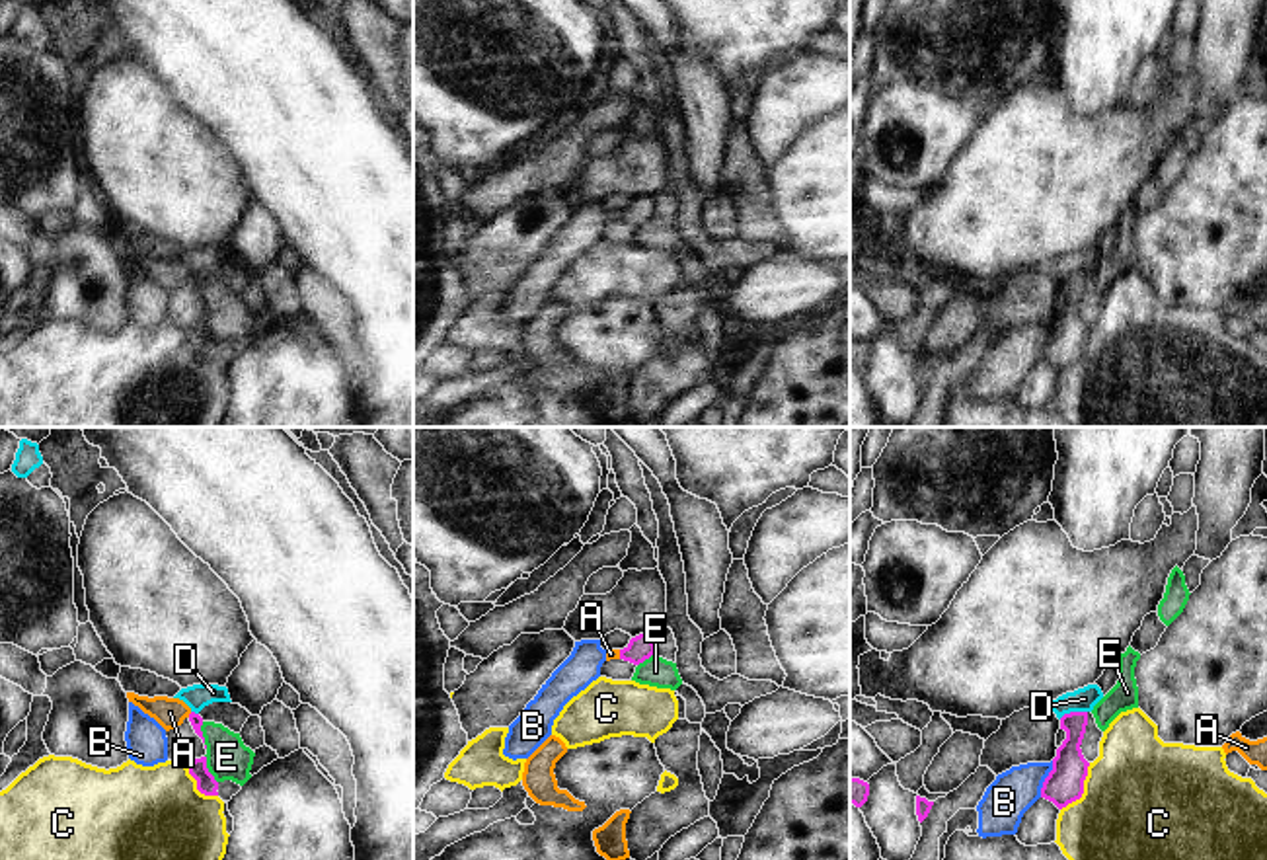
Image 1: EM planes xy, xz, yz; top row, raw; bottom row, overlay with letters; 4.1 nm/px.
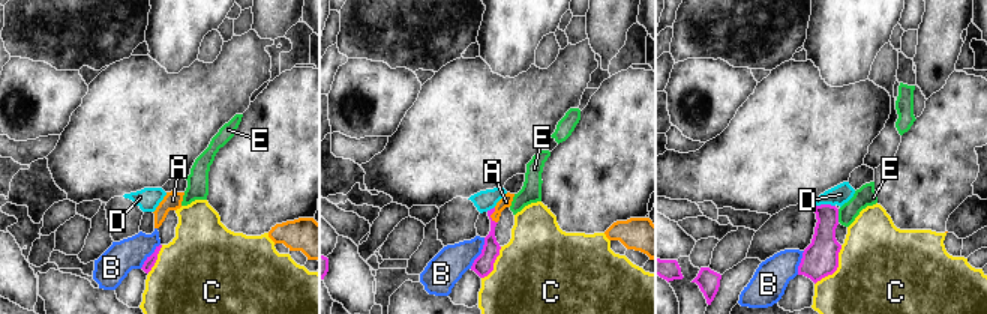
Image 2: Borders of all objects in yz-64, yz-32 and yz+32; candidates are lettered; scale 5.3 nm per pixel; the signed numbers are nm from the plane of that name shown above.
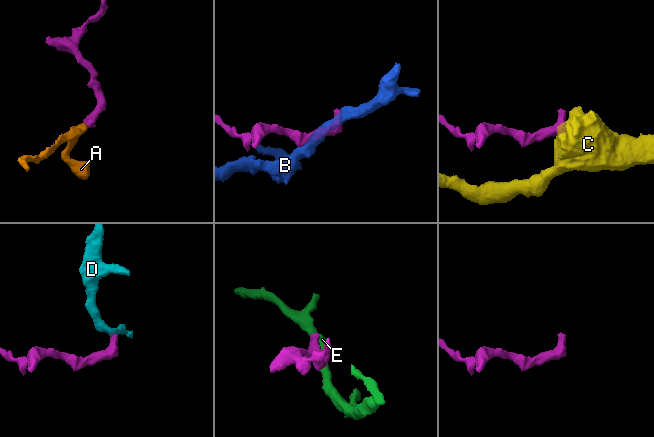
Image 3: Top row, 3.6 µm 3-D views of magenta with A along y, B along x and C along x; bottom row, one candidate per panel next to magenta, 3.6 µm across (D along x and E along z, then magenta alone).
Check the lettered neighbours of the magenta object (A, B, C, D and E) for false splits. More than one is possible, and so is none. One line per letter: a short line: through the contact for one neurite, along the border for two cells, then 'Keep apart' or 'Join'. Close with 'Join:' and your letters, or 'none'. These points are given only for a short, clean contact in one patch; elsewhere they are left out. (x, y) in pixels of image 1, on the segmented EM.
A: Line: xy (195, 720), (190, 714), (170, 712). Join
B: Keep apart
C: Line: yz (1090, 763), (1084, 792), (1061, 810). Keep apart
D: Line: yz (1086, 710), (1071, 710), (1059, 718). Keep apart
E: Line: xy (205, 755), (205, 767), (217, 782). Keep apart
Join: A

